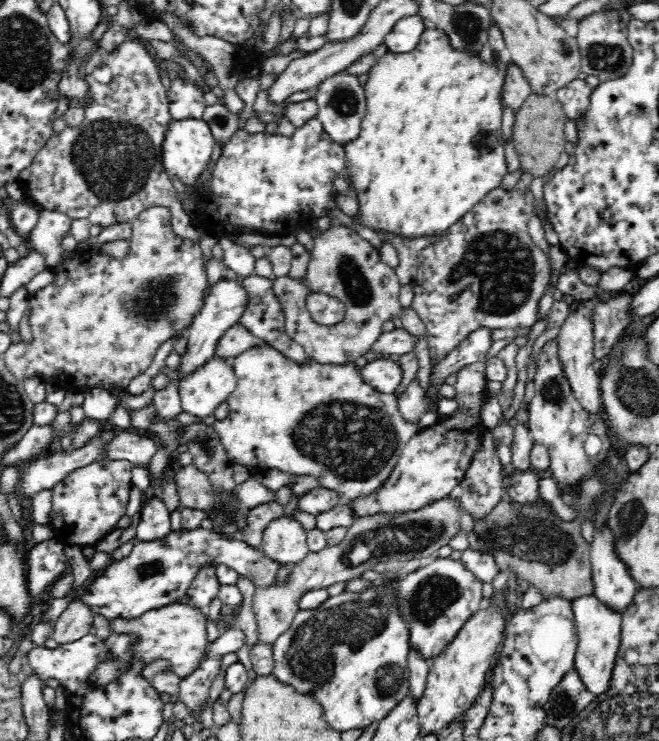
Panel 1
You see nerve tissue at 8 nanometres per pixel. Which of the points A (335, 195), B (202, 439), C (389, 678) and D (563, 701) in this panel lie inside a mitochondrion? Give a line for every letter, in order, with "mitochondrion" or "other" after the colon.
A: other
B: mitochondrion
C: mitochondrion
D: mitochondrion

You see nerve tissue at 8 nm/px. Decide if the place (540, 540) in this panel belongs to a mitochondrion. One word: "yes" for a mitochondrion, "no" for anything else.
yes

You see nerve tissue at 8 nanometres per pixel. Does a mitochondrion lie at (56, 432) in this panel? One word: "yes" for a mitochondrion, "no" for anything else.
no

